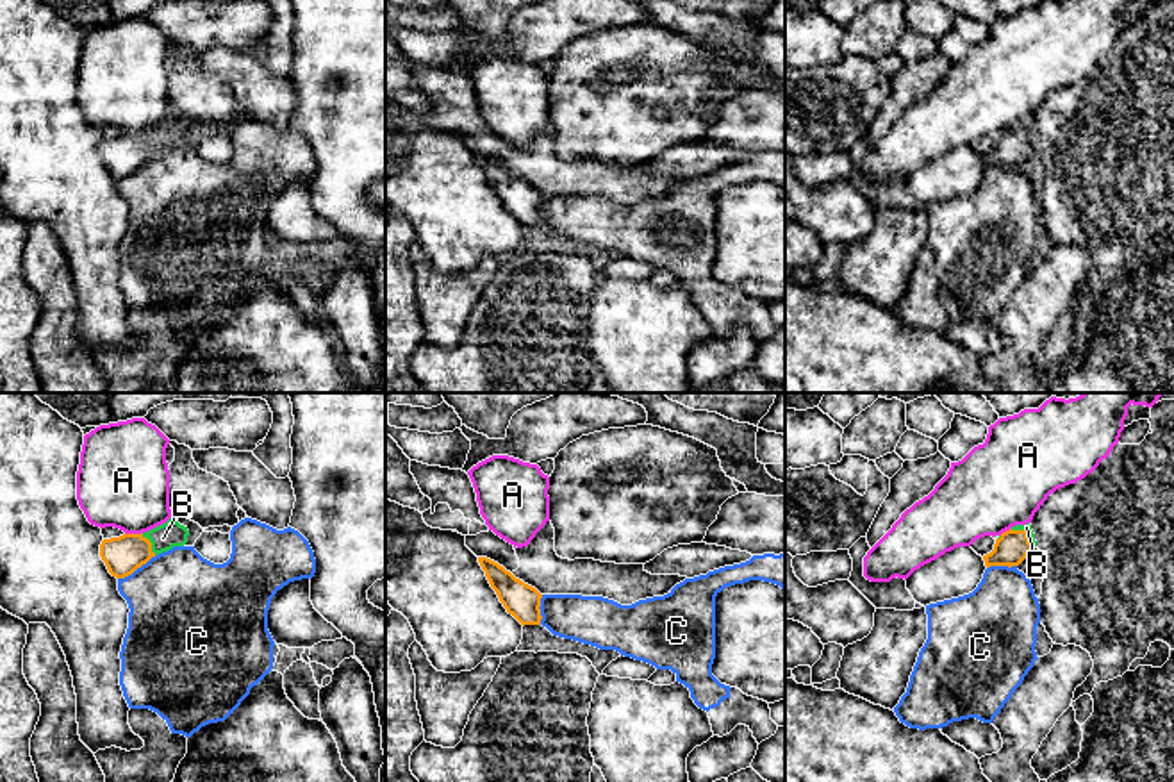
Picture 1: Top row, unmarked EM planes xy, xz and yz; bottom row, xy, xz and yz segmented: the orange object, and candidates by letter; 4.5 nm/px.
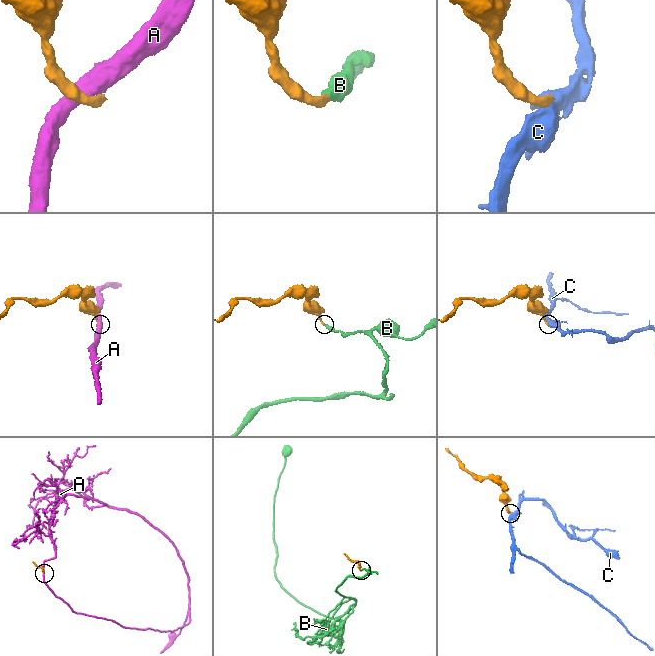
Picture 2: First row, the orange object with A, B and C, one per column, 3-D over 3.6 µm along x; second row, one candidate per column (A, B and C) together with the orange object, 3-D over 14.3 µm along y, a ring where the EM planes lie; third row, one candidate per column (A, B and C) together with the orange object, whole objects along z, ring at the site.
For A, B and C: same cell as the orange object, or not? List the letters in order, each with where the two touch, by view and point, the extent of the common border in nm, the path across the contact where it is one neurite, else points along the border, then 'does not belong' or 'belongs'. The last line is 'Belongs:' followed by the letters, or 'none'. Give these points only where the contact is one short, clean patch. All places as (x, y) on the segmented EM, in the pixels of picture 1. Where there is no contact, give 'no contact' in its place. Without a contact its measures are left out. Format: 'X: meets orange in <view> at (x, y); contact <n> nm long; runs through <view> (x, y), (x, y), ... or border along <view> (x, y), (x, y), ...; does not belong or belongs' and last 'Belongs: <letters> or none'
A: meets orange in xy at (134, 534); contact 80 nm long; does not belong
B: meets orange in yz at (1026, 532); contact 140 nm long; runs through yz (1012, 547), (1026, 532), (1026, 527); belongs
C: meets orange in xy at (136, 568); contact 200 nm long; border along xy (156, 556), (118, 579); does not belong
Belongs: B

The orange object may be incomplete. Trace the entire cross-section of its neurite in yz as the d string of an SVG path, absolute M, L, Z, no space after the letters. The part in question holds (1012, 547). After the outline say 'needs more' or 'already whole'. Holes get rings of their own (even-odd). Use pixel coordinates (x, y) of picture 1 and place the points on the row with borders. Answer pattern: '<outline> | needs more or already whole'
M1015 525L1003 532L994 545L994 550L983 555L985 566L1019 566L1028 553L1037 546L1031 525Z | needs more

